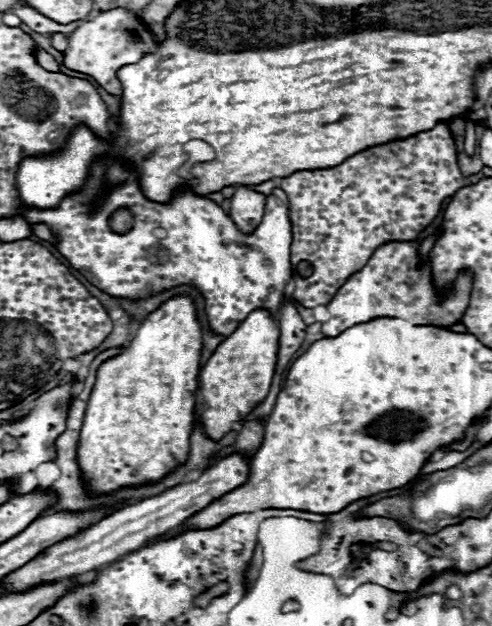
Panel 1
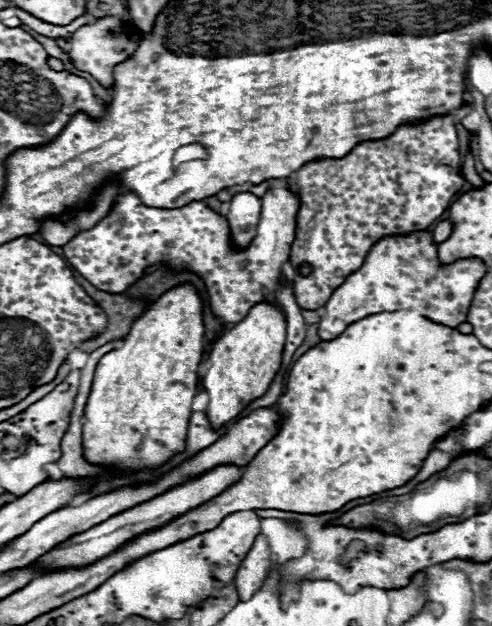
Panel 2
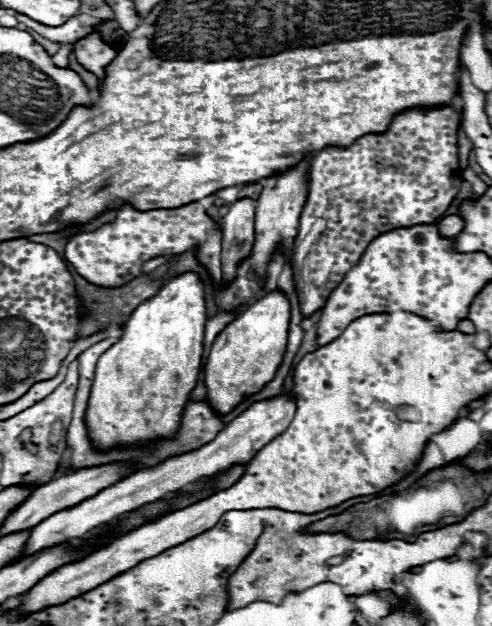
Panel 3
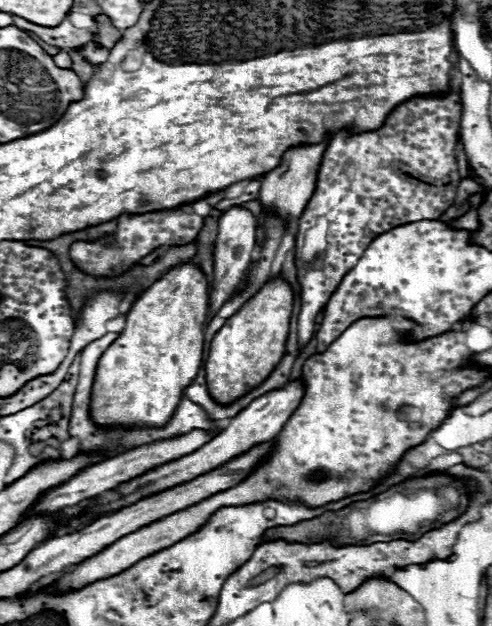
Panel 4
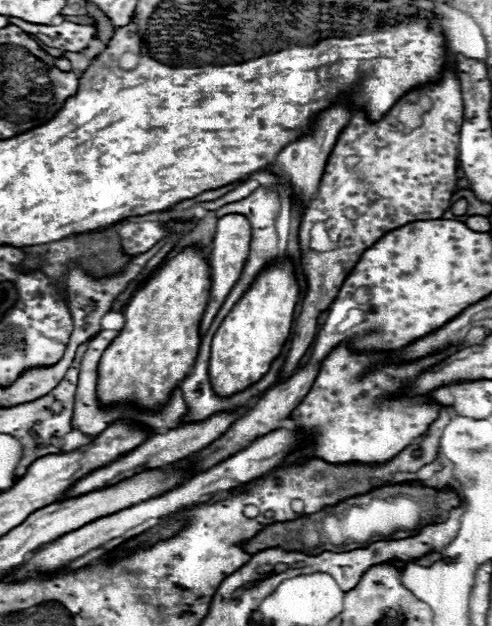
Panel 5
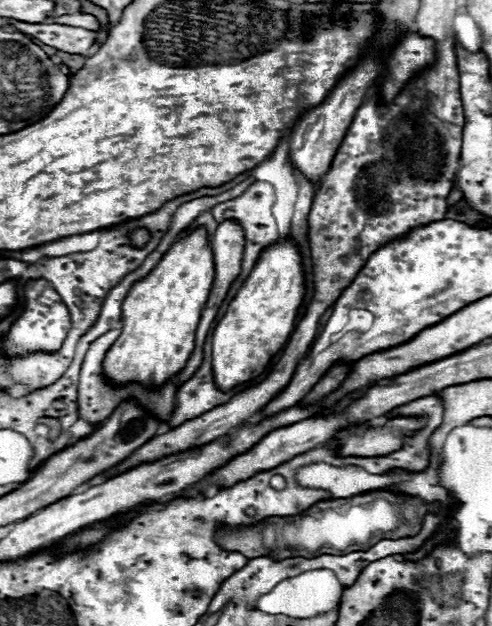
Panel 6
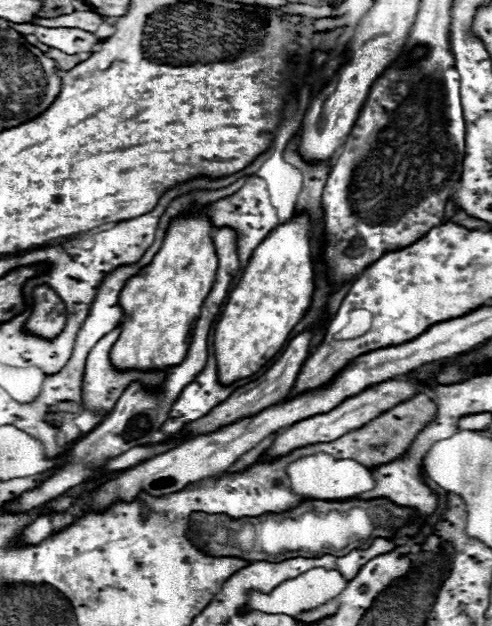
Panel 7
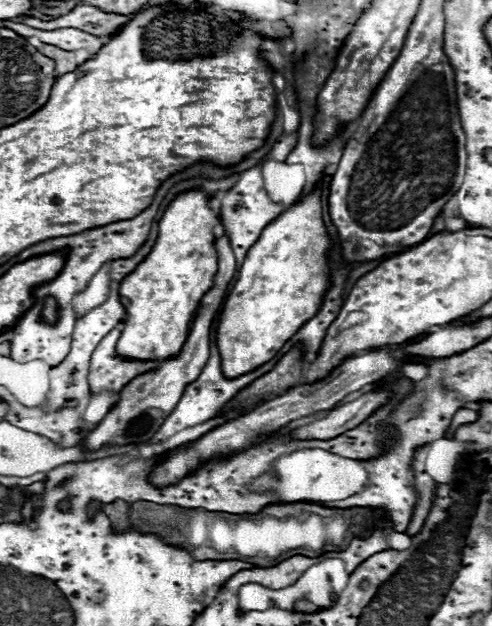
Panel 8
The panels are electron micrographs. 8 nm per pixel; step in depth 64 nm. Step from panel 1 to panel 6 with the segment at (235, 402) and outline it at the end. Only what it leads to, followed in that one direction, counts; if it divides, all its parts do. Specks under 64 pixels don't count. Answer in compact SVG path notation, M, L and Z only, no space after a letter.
M290 236L266 246L260 252L258 262L212 332L212 368L220 390L232 390L236 384L254 380L284 348L296 326L296 316L306 296L304 282L306 274L300 246Z

